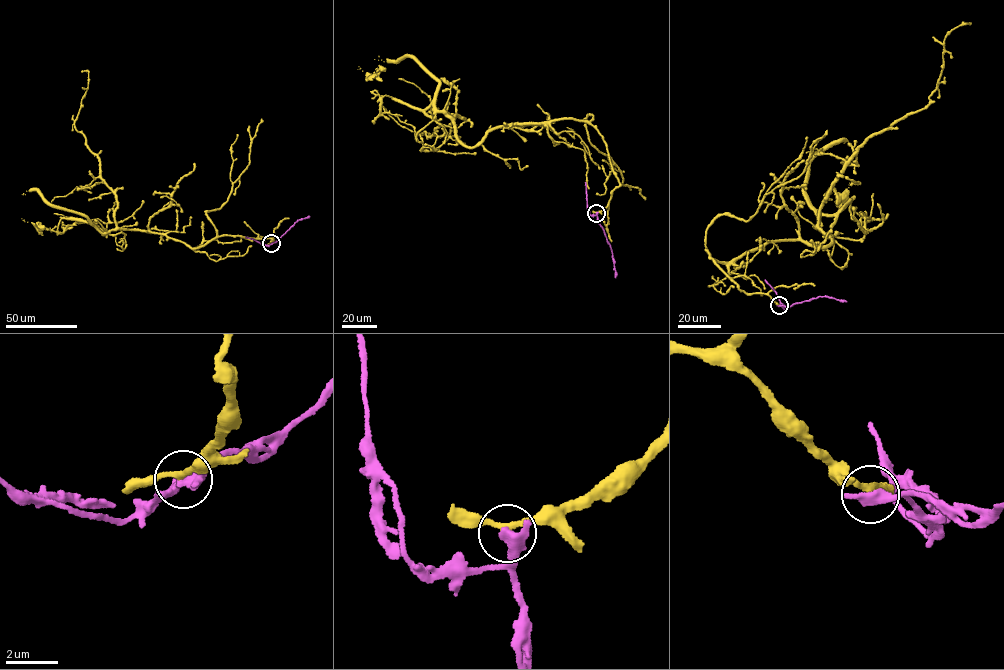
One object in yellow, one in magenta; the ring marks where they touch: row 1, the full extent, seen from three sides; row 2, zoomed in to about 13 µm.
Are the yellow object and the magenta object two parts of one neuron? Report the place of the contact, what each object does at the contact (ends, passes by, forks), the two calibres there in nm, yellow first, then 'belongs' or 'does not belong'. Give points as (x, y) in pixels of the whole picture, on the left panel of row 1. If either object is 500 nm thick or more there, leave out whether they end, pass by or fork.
(271, 243) | 200/550 nm | does not belong

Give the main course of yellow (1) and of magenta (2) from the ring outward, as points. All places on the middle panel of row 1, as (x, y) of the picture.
1: (596, 212), (620, 185), (583, 121), (503, 125), (472, 147), (455, 113), (424, 132), (459, 136), (448, 143)
2: (596, 213), (598, 223), (610, 245), (615, 277)

